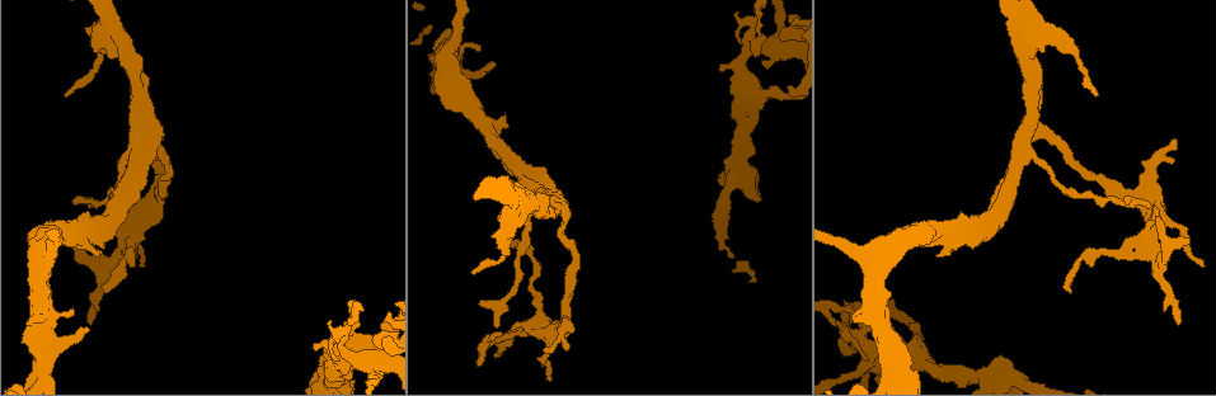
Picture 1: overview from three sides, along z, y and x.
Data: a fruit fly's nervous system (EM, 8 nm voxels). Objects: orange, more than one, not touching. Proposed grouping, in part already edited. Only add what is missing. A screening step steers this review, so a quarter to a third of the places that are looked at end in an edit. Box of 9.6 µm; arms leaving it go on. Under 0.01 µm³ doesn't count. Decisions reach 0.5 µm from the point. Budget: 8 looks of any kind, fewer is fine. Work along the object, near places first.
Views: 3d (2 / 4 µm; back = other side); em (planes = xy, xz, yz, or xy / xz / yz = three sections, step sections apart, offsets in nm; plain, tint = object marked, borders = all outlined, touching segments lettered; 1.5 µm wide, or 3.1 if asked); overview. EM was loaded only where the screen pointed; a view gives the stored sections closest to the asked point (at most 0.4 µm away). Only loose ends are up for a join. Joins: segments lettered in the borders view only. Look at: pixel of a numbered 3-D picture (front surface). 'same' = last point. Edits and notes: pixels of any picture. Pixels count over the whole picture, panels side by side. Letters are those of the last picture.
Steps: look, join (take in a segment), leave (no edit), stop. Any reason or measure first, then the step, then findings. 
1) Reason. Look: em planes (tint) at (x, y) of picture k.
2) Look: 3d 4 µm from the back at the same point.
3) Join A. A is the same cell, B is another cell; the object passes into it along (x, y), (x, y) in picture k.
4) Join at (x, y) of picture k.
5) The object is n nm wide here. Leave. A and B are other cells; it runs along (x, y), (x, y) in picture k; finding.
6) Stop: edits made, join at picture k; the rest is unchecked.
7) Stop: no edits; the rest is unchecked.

An open end. Look: em xz step 8 (tint) at (737, 11) of picture 1.

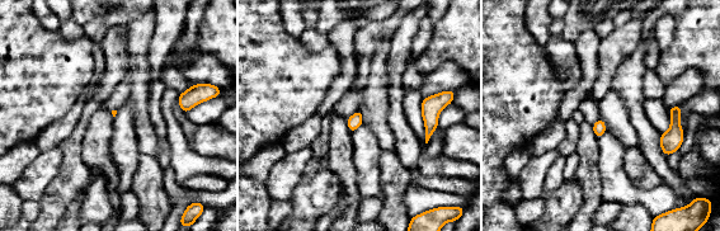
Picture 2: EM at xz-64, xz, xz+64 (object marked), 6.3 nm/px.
Another direction. Look: em yz step 4 (borders) at the same point.

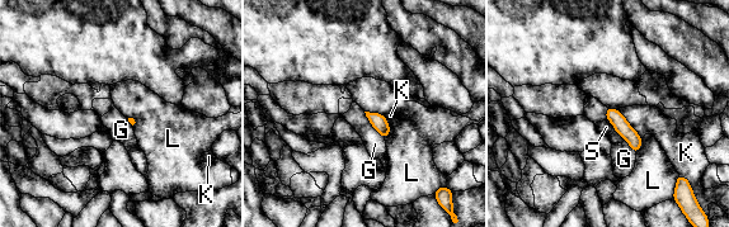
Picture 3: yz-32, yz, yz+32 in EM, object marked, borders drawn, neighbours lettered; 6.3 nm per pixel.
Leave. G, K, L and S are other cells; a border runs along (363, 112), (372, 127), (384, 138) in picture 3; none of them fits.

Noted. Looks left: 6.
End of a long branch. Look: 3d 2 µm at (515, 247) of picture 1.

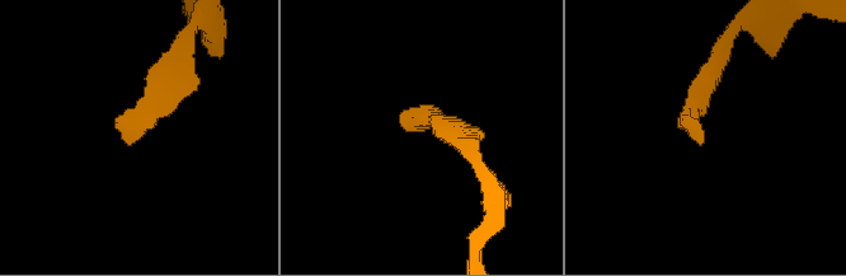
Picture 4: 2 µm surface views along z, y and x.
Shape alone is not enough. Look: em xz step 8 (borders) at (415, 127) of picture 4.

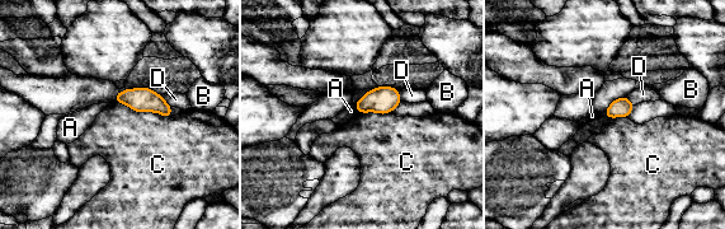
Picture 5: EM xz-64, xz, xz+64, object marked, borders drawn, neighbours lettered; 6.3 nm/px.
The object is 110 nm wide here. Leave. A, B, C and D are other cells; a border runs along (114, 99), (136, 111), (172, 116) in picture 5; no lettered segment goes on from it.

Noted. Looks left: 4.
Look: em planes (borders) at (566, 351) of picture 1.

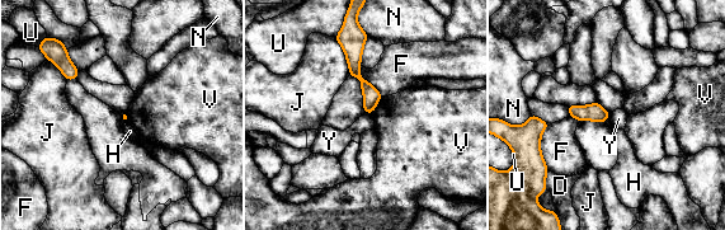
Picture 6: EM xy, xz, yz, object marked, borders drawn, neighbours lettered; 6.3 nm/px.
Leave. D, F, H, J, N, U, V and Y are other cells; it runs along (359, 37), (354, 71), (368, 109) in picture 6; none of them fits.

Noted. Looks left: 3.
Stop: no edits; the rest is unchecked.

